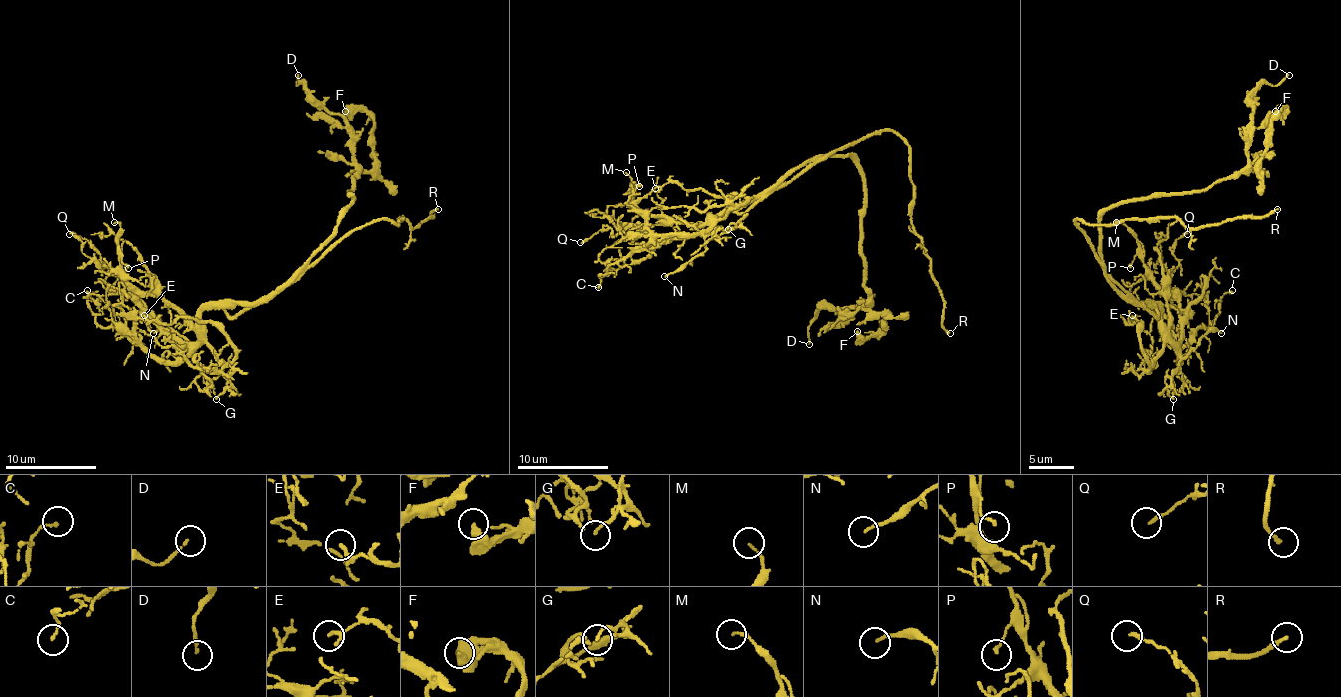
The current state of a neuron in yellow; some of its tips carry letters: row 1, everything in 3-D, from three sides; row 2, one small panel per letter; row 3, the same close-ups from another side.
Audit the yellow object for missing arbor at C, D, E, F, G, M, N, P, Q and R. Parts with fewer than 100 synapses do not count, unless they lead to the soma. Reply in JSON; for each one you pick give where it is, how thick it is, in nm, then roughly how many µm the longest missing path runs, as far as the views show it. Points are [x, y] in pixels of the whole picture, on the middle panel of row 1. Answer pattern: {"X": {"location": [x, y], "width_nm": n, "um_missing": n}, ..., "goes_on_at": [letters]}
{"R": {"location": [950, 333], "width_nm": 160, "um_missing": 15}, "goes_on_at": ["R"]}

